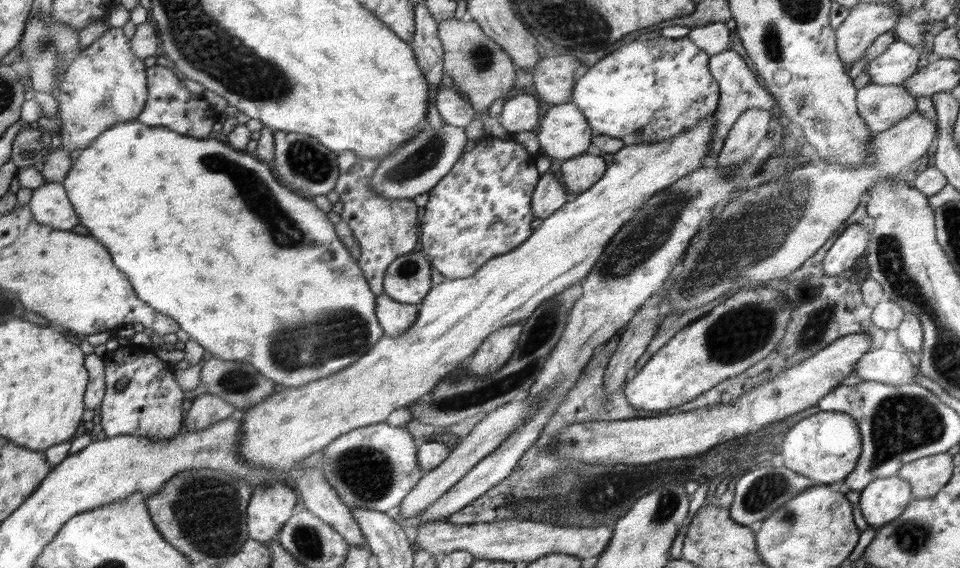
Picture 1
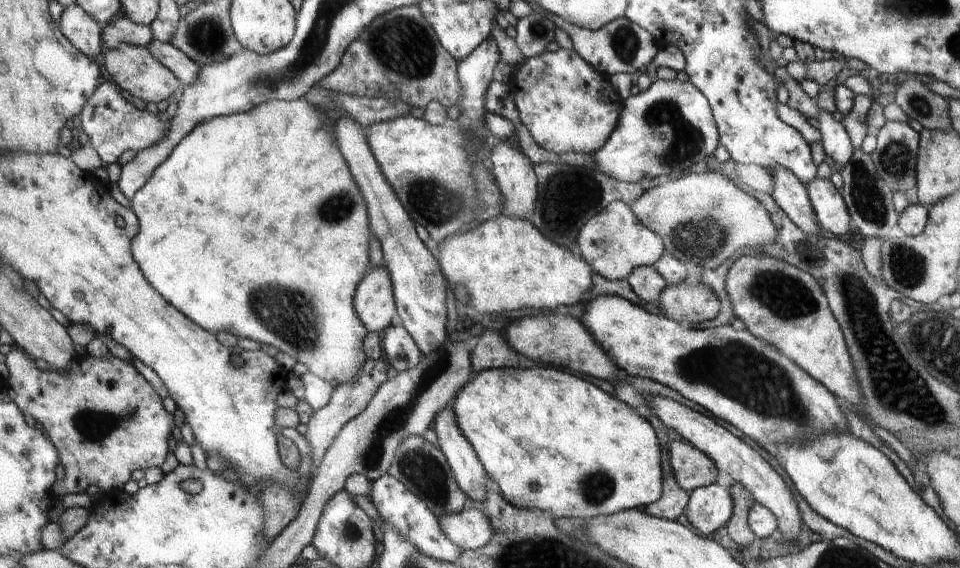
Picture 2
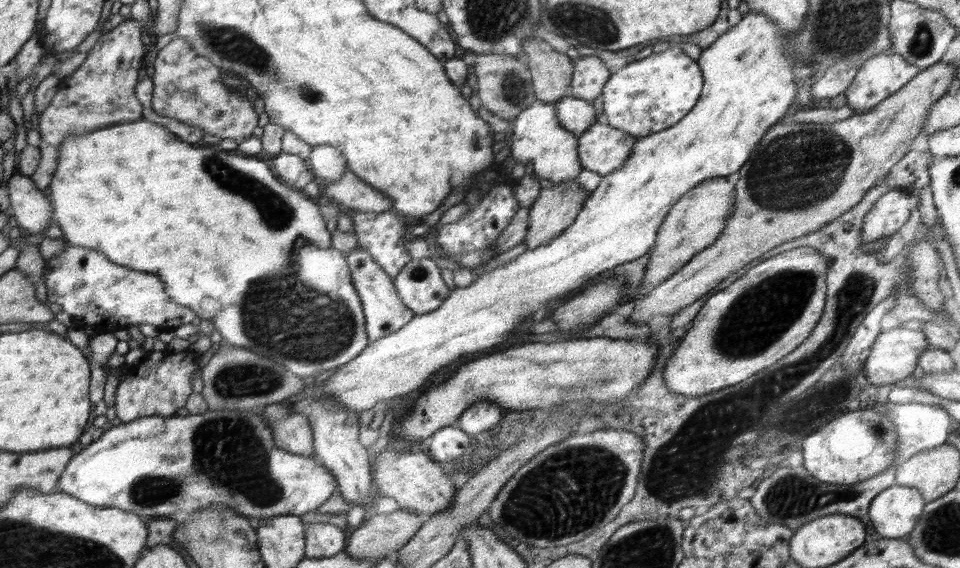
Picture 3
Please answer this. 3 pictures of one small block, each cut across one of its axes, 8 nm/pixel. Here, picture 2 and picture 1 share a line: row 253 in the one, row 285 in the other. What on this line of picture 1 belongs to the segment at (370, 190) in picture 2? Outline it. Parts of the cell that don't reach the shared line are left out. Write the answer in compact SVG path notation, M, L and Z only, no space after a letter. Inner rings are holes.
M421 250L399 256L387 268L387 274L384 275L383 289L385 294L392 297L392 300L419 305L432 288L432 272L430 272L430 268L431 263L424 258Z

